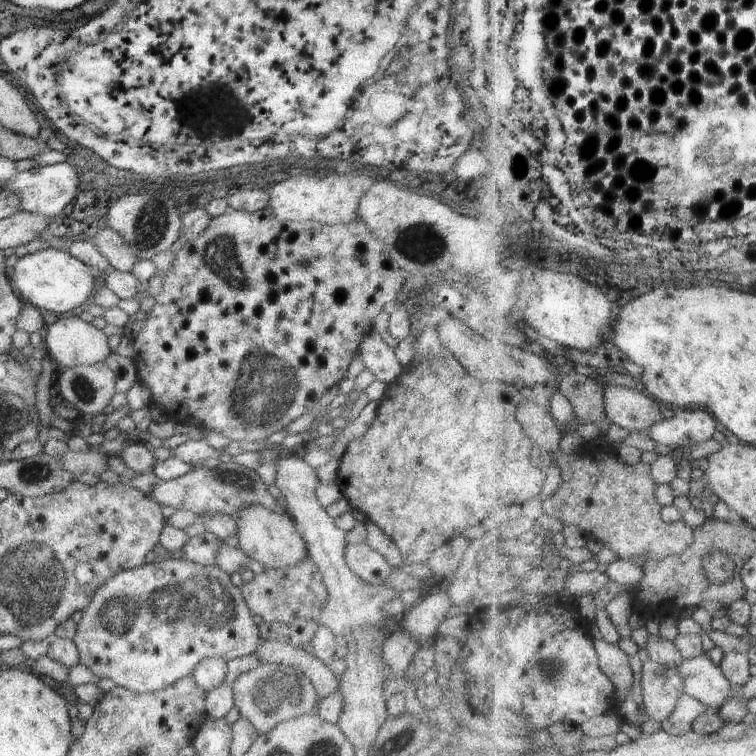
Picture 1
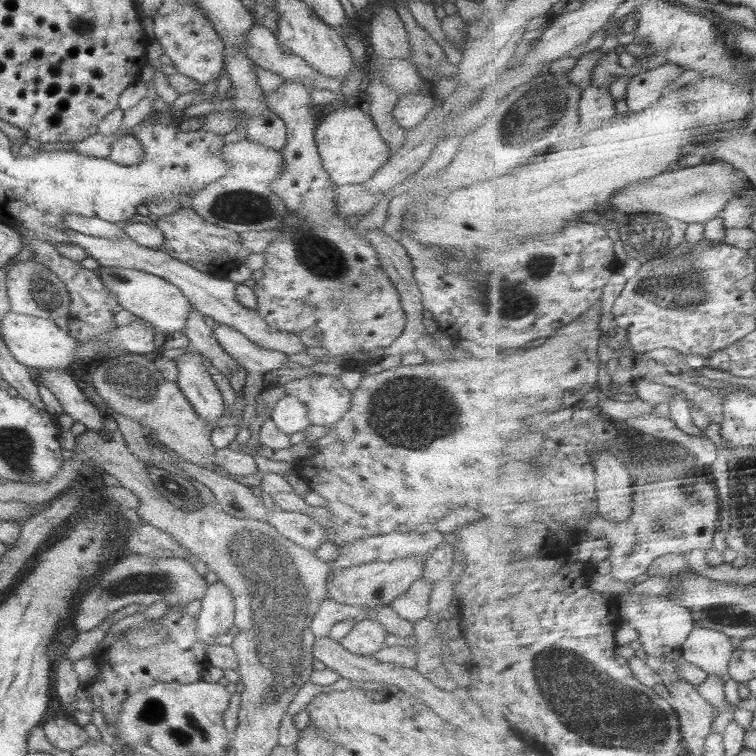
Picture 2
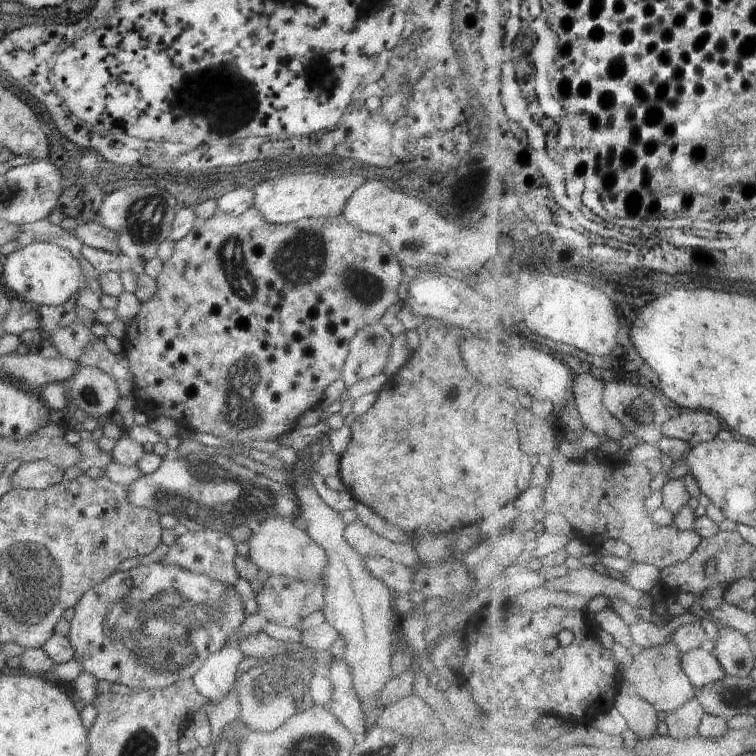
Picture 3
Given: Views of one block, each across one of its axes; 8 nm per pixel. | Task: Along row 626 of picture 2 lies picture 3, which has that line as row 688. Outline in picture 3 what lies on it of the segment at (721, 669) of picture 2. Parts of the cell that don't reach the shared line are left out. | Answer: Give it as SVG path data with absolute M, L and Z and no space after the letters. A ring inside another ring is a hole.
M703 647L685 653L683 663L697 691L727 677L726 669L716 653Z

